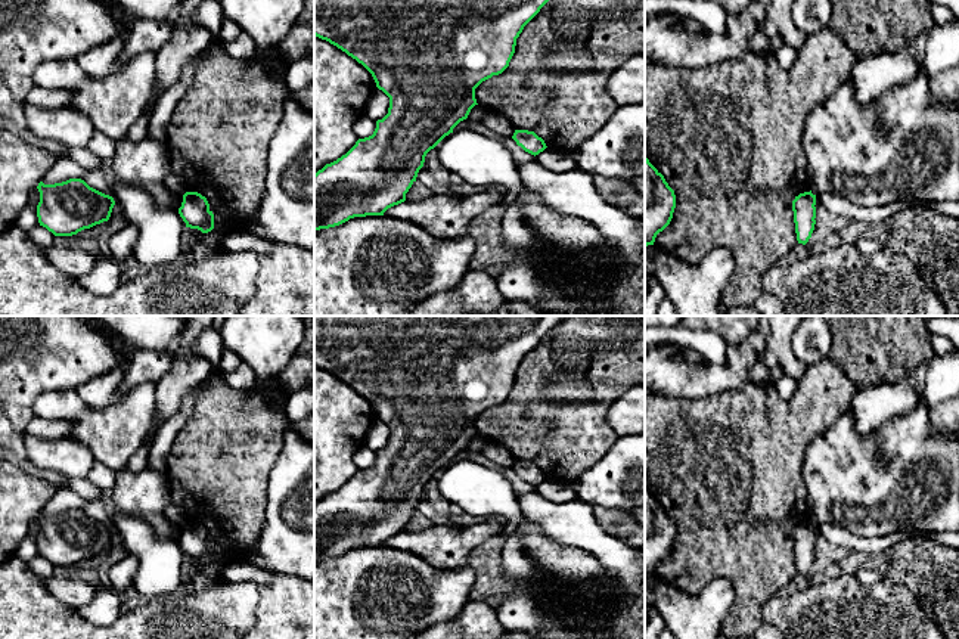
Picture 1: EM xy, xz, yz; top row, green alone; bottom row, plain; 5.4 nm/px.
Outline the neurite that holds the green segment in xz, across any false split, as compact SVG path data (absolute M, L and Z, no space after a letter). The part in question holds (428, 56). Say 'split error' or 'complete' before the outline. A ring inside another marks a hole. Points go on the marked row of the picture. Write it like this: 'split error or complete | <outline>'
complete | M314 0L314 35L336 46L361 63L373 77L376 87L390 97L388 114L376 121L372 136L359 139L356 145L336 161L326 164L314 174L314 230L339 226L354 217L384 215L384 213L406 201L406 193L416 182L426 153L434 149L453 128L468 118L478 105L475 89L493 75L502 74L515 53L516 38L524 27L540 12L549 0Z

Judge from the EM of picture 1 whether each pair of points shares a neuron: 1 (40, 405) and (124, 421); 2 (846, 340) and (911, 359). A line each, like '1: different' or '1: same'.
1: same
2: same

